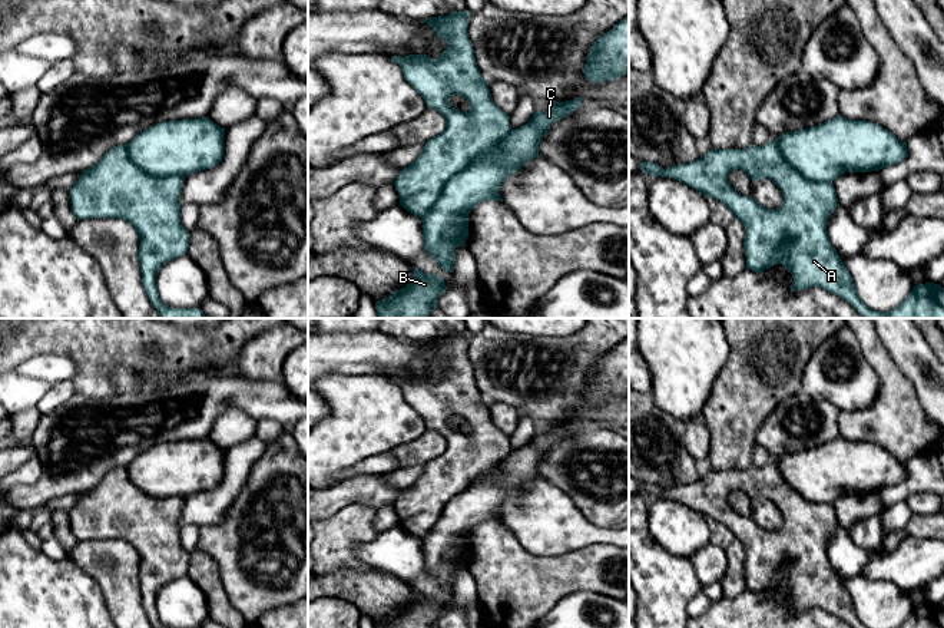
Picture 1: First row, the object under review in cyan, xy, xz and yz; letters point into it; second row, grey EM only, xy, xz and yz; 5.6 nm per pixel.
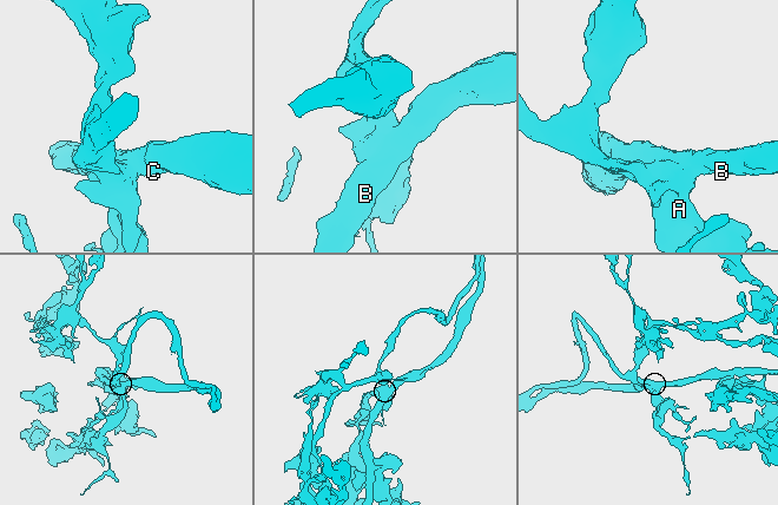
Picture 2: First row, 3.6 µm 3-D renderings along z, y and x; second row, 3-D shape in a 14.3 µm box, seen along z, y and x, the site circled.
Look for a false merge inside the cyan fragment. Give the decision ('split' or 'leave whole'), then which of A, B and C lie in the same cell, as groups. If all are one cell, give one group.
split; A / B C

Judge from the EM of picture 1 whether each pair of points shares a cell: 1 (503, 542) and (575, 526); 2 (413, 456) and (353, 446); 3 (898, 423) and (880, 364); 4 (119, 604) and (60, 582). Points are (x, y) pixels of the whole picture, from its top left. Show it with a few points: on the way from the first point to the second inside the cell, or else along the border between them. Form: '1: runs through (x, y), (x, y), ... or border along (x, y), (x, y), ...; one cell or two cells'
1: border along (502, 524), (527, 551), (537, 555), (549, 555); two cells
2: border along (421, 435), (390, 450); two cells
3: runs through (896, 409), (896, 390), (890, 379); one cell
4: border along (83, 571), (98, 584), (109, 612); two cells

